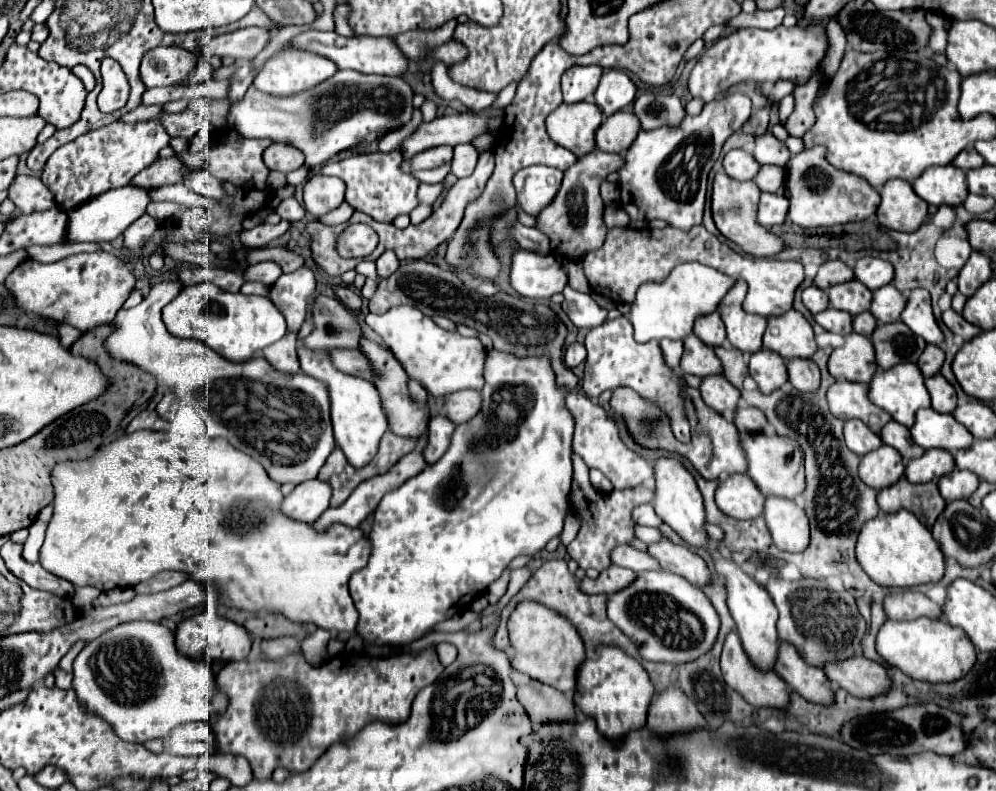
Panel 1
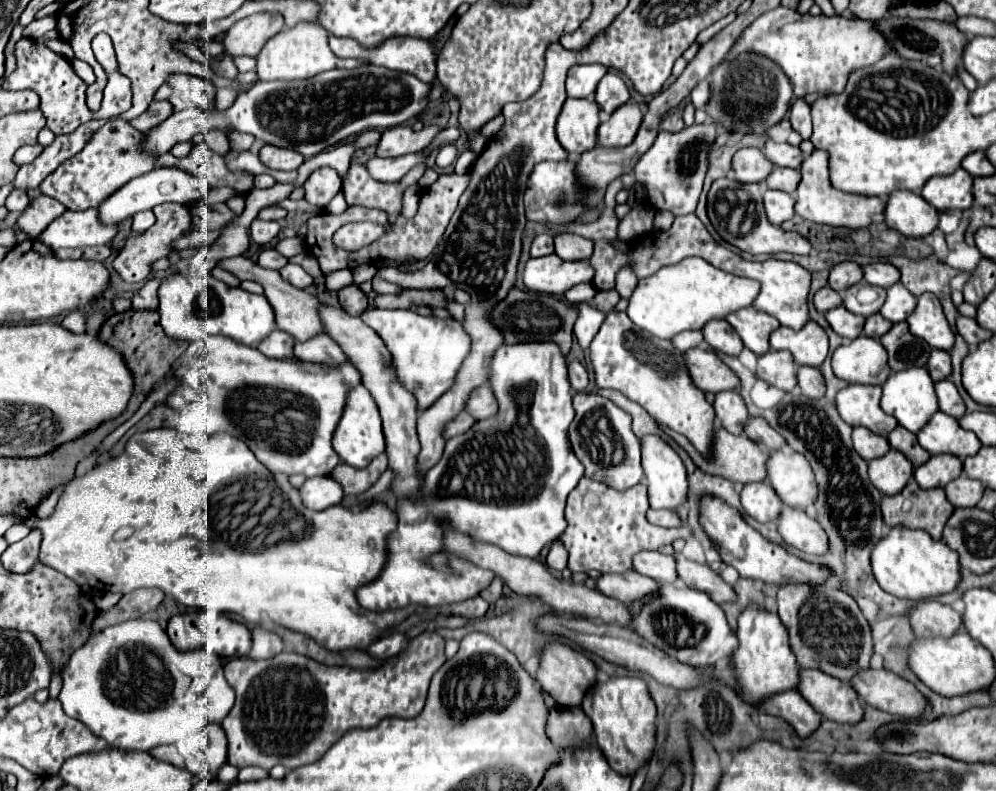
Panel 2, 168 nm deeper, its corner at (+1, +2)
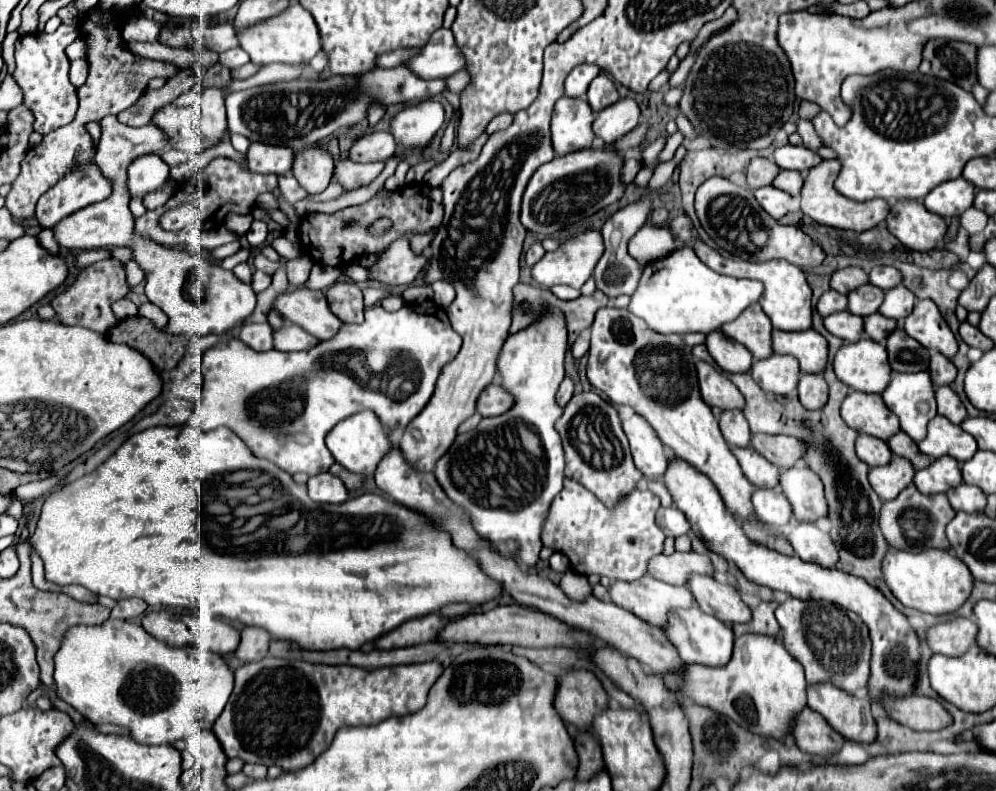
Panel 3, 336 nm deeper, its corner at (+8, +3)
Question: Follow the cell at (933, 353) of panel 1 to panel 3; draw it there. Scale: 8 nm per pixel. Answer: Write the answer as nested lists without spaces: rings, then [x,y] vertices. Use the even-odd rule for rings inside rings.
[[[933,354],[931,356],[931,362],[929,362],[929,376],[931,376],[931,382],[933,386],[945,386],[945,384],[951,384],[957,376],[957,368],[953,366],[953,362],[949,358],[945,358],[943,354]]]

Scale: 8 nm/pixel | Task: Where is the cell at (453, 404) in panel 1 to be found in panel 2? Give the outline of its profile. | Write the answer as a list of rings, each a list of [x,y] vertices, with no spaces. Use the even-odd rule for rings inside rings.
[[[484,385],[484,387],[478,387],[476,391],[472,391],[472,395],[466,403],[466,411],[474,419],[488,419],[490,415],[496,415],[498,413],[498,401],[494,399],[492,387]]]

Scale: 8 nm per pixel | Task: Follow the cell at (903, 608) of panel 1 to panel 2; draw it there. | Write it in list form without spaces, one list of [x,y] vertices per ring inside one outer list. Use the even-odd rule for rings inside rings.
[[[936,599],[920,601],[916,609],[910,611],[910,623],[920,637],[950,637],[964,627],[962,615],[952,607],[938,603]]]

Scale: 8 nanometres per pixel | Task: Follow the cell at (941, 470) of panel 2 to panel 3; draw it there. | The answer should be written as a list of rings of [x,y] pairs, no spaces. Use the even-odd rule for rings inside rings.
[[[941,456],[933,460],[927,468],[915,472],[915,486],[923,494],[939,494],[947,492],[951,486],[959,486],[961,470],[959,462],[951,456]]]

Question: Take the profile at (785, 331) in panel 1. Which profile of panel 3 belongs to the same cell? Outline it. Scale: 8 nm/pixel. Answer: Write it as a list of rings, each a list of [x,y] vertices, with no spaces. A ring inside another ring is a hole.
[[[813,328],[801,332],[773,330],[773,352],[799,360],[801,372],[821,374],[827,364],[827,340]]]

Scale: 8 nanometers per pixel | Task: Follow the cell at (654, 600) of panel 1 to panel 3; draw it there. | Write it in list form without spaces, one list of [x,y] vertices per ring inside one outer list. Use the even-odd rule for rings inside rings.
[[[699,606],[691,608],[675,608],[667,614],[667,626],[663,628],[667,640],[677,648],[679,658],[685,664],[703,664],[703,666],[725,666],[731,658],[733,650],[733,630],[711,614],[699,610]]]

